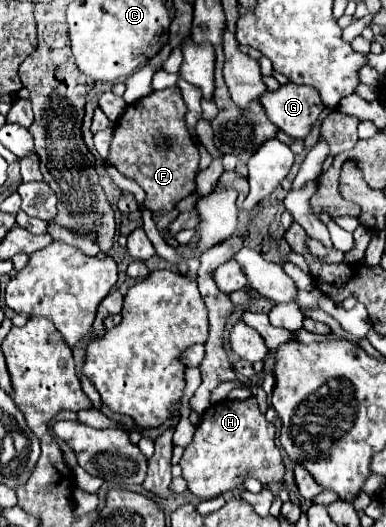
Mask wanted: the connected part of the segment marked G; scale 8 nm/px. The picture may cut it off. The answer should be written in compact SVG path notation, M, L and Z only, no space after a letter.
M285 83L277 91L265 91L261 103L269 119L295 139L305 139L323 111L321 97L313 87L293 83Z

